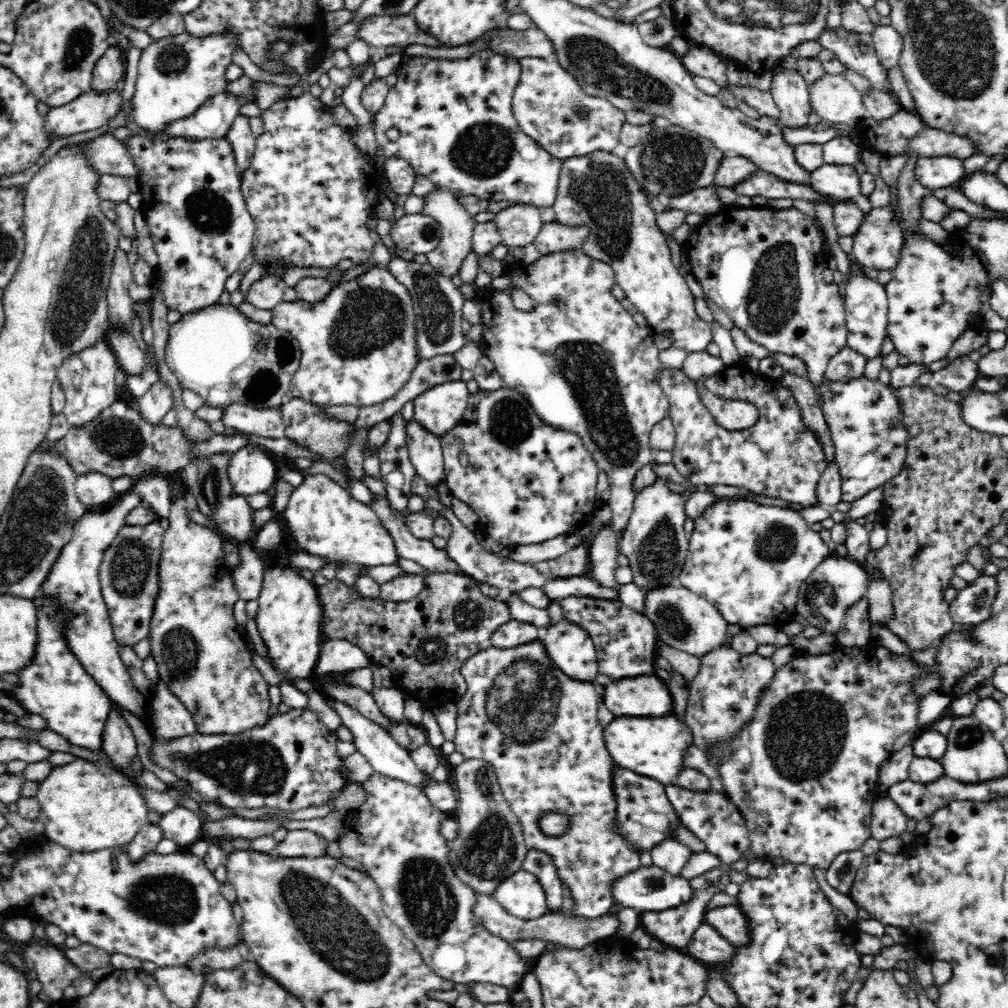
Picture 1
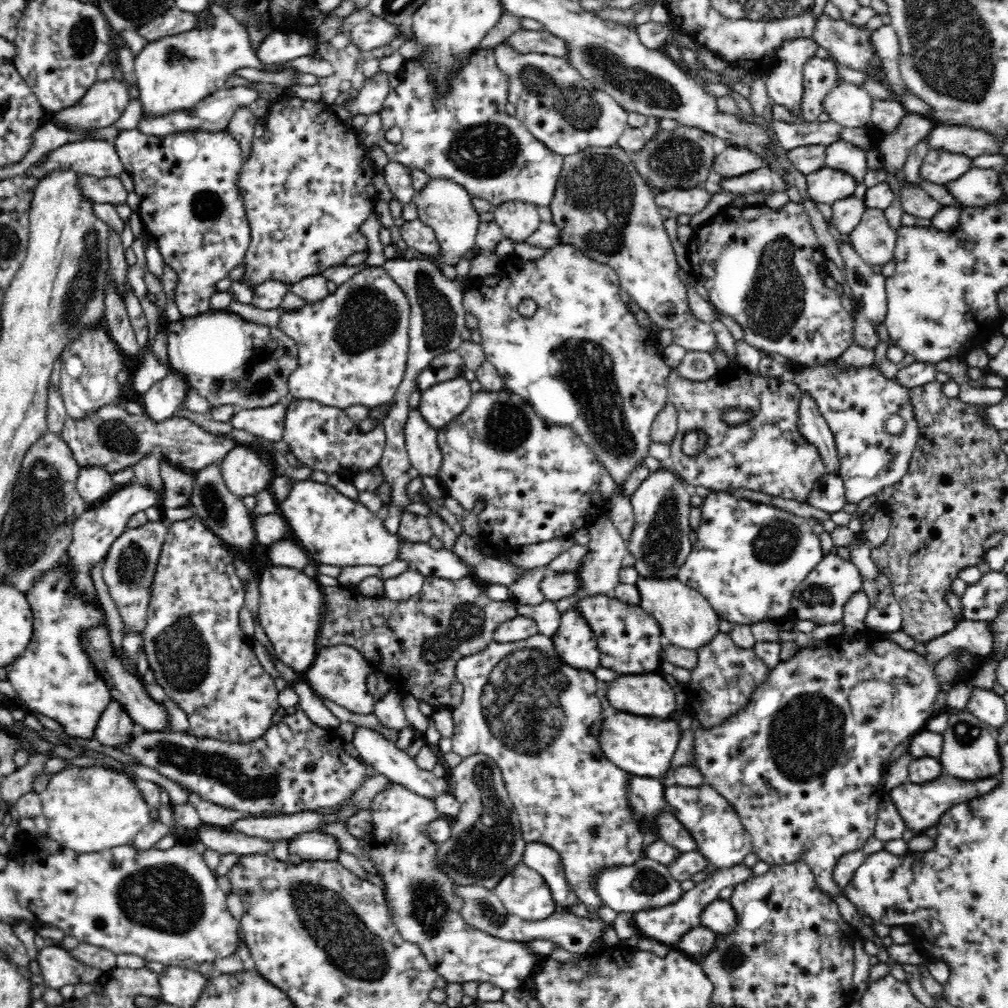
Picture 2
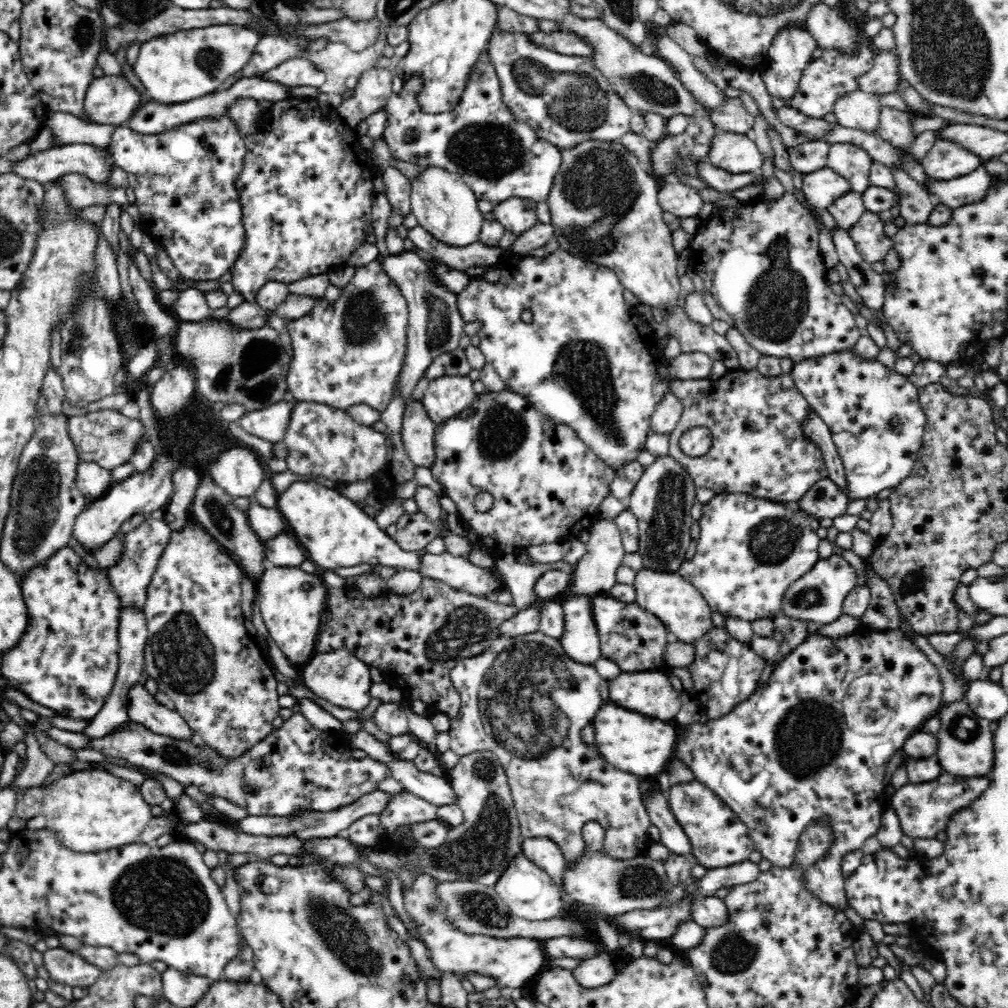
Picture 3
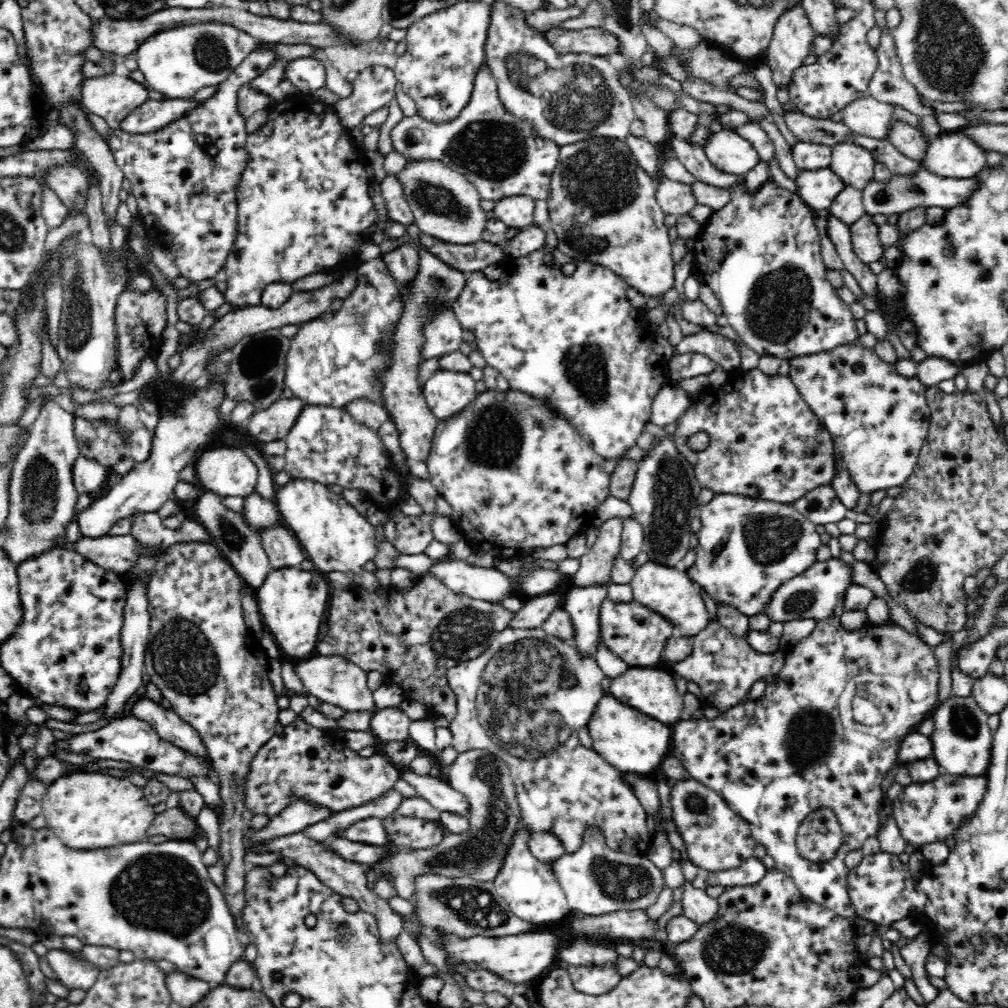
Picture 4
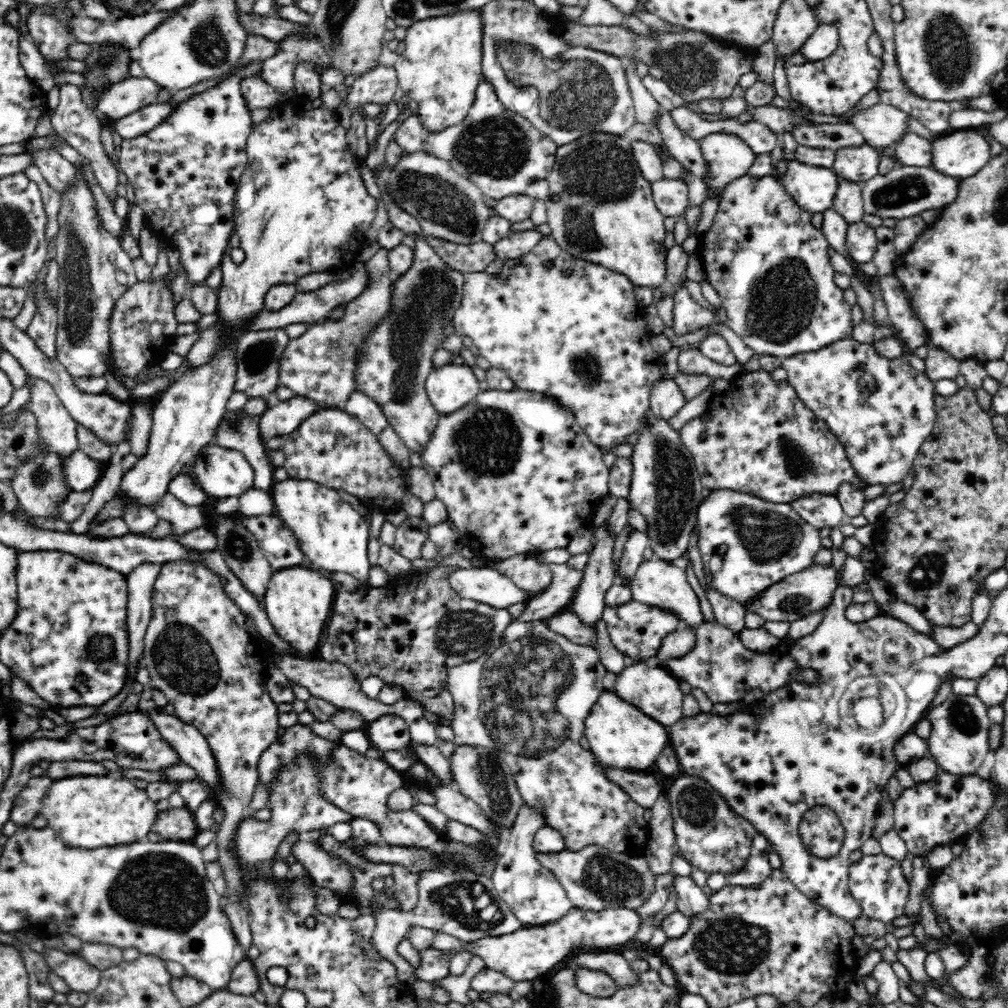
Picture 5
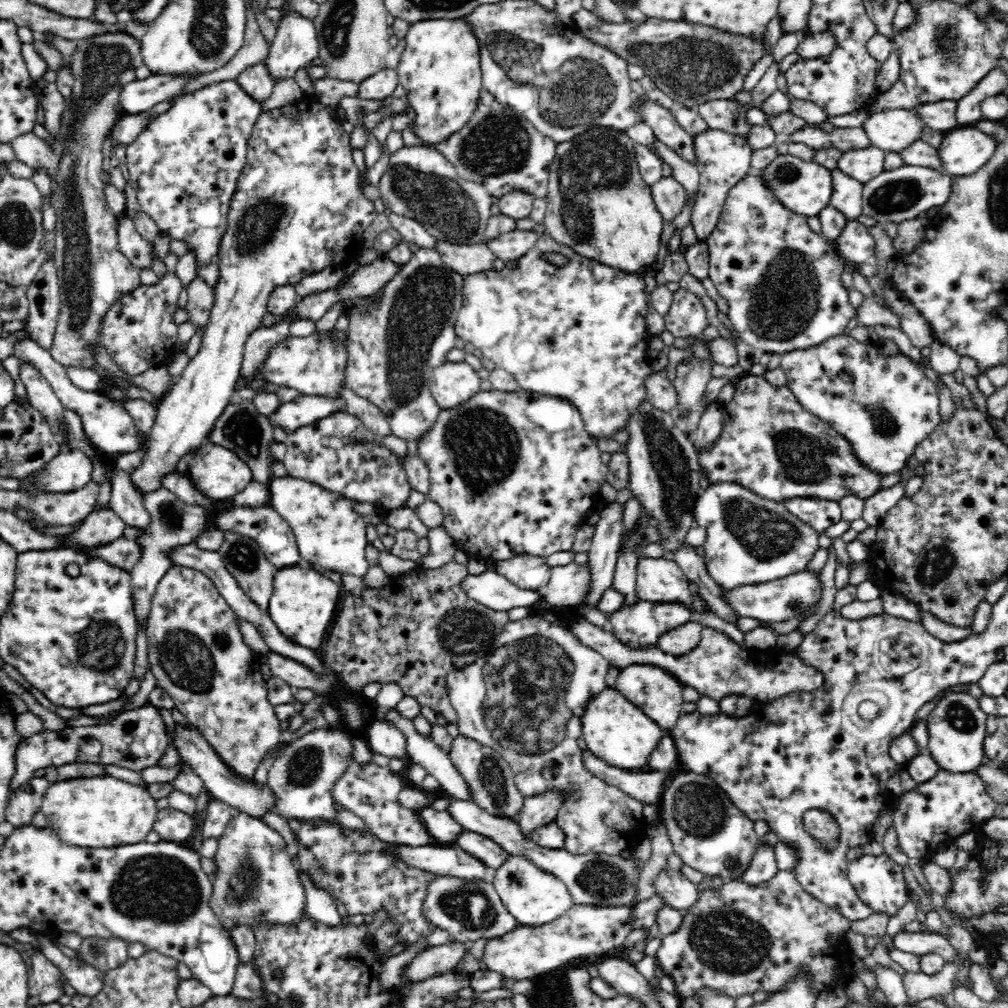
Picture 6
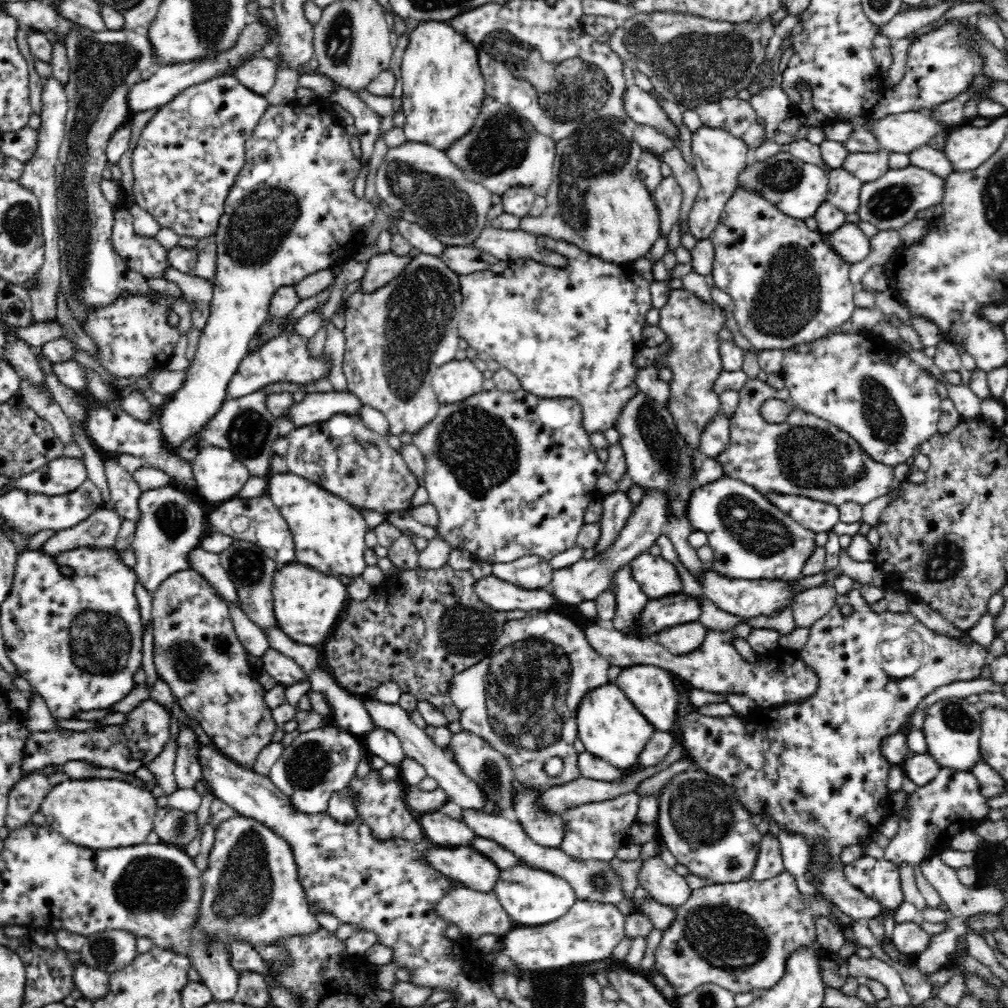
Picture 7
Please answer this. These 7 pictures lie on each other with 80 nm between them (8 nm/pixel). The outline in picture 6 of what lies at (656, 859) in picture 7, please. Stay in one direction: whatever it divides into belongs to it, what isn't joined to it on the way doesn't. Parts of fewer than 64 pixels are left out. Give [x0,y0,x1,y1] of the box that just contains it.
[654,868,699,912]

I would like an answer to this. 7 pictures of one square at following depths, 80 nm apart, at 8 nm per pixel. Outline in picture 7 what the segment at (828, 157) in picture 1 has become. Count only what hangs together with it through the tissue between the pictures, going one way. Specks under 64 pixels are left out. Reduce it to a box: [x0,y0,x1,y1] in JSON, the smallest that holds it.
[843,150,890,183]

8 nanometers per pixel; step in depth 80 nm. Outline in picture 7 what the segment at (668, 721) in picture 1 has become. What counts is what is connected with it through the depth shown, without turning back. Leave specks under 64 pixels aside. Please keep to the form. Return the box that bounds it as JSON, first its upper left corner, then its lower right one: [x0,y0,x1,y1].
[576,681,655,771]

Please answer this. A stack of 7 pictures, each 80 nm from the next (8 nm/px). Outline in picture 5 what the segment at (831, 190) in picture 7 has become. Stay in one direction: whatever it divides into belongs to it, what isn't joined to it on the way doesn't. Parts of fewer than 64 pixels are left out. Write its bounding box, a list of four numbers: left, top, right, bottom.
[833,176,864,223]

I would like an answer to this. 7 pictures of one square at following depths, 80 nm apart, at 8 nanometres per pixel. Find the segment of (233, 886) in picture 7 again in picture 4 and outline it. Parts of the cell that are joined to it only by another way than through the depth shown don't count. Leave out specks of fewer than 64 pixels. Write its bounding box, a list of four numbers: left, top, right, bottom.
[246,796,335,852]

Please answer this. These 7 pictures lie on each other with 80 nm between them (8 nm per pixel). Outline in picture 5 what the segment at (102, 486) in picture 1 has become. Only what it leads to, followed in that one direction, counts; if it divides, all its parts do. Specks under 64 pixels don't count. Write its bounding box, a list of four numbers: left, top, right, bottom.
[62,449,104,491]

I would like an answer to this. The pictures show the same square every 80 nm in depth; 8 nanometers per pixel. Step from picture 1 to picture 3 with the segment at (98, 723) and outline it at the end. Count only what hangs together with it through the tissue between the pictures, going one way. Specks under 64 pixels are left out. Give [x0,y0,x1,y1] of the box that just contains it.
[1,548,123,720]

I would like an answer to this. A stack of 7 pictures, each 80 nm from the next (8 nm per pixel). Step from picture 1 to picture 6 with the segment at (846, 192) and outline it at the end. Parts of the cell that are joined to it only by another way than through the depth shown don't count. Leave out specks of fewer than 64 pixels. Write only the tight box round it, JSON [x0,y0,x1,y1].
[752,153,832,218]

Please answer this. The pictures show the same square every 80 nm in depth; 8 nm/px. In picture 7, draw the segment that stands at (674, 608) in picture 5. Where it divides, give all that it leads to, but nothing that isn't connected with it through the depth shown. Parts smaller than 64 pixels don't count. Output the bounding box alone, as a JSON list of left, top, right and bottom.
[628,550,683,599]

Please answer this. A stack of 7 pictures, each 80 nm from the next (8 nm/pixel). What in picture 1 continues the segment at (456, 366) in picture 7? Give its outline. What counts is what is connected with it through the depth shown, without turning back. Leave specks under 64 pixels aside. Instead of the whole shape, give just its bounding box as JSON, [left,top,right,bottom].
[413,379,470,436]

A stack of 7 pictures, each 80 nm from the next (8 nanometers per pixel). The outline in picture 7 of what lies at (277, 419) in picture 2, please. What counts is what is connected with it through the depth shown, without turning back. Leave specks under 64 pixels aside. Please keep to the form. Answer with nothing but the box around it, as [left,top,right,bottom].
[290,391,362,427]

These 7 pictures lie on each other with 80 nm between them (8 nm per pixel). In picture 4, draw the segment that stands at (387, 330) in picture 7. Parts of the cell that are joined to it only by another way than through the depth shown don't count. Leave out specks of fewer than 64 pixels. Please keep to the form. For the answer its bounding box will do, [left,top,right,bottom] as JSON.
[374,224,468,461]

